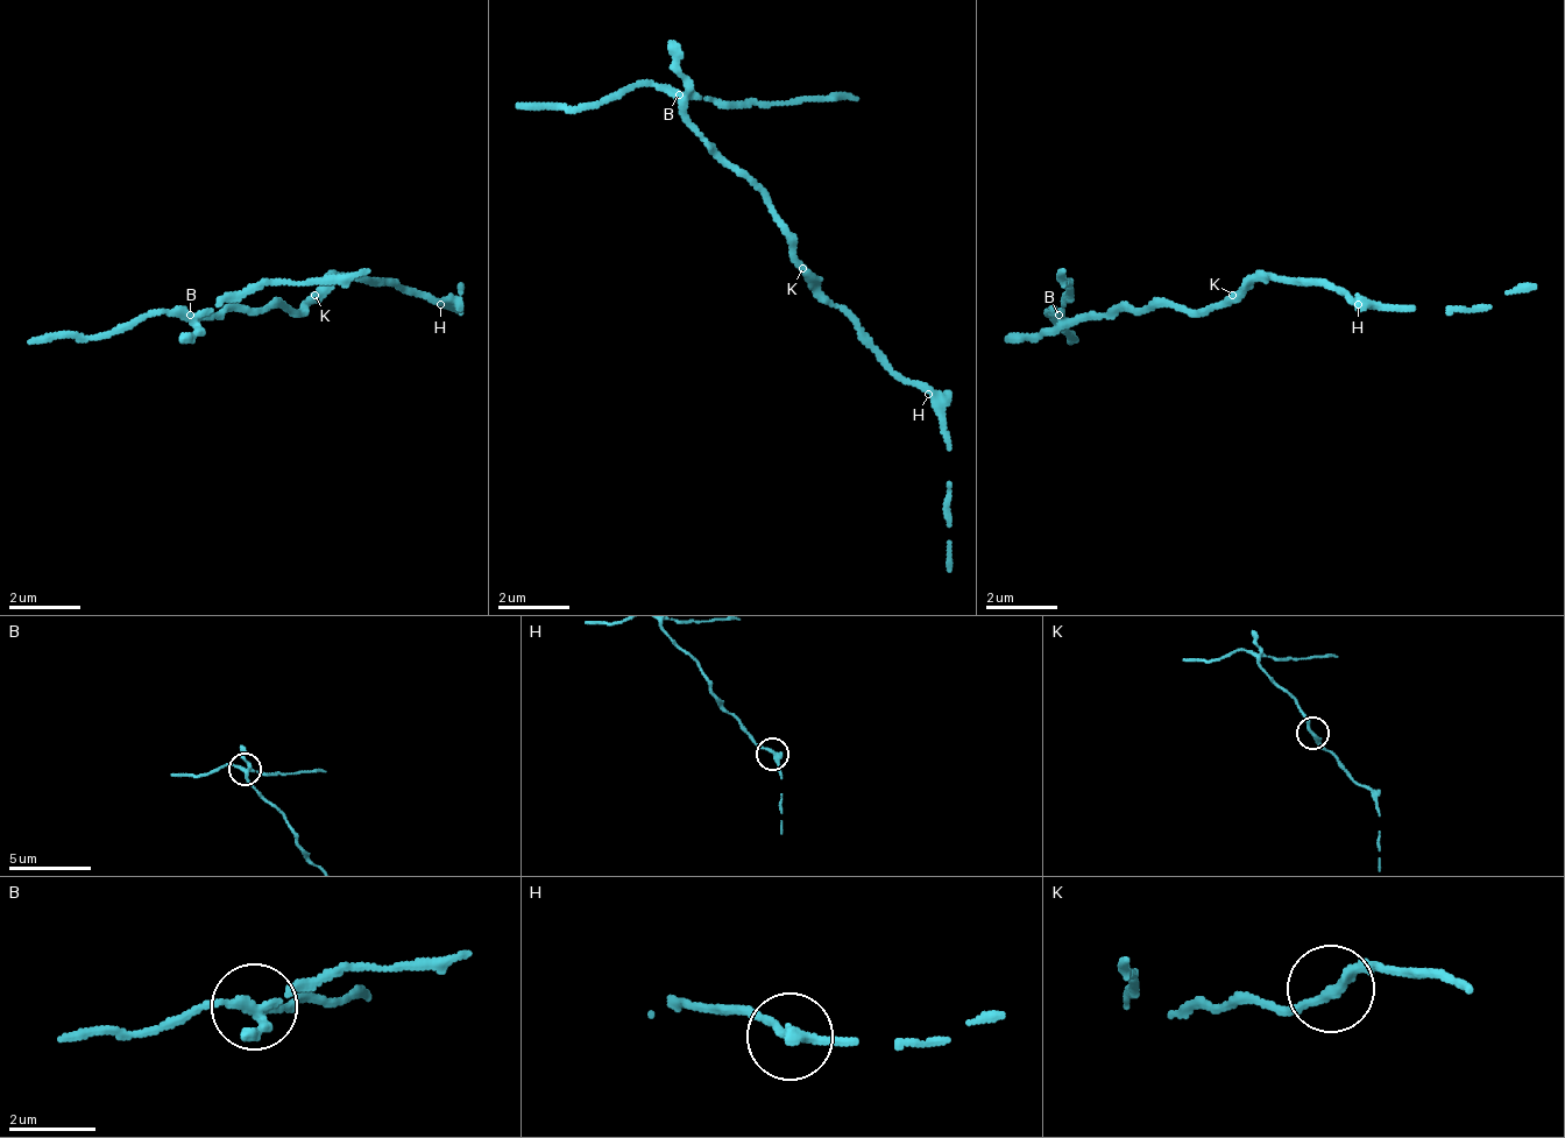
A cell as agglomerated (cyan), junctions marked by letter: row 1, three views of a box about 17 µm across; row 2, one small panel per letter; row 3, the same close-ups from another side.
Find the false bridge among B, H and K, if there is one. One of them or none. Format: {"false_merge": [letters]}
{"false_merge": ["B"]}

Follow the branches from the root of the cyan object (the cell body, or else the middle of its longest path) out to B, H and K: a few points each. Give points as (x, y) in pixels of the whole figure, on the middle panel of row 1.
B: (793, 249), (776, 204), (757, 186), (749, 186), (713, 150), (713, 141), (685, 114), (685, 105), (677, 97)
H: (793, 249), (793, 268), (901, 376), (911, 376), (928, 394)
K: (793, 249), (793, 259), (802, 268)

